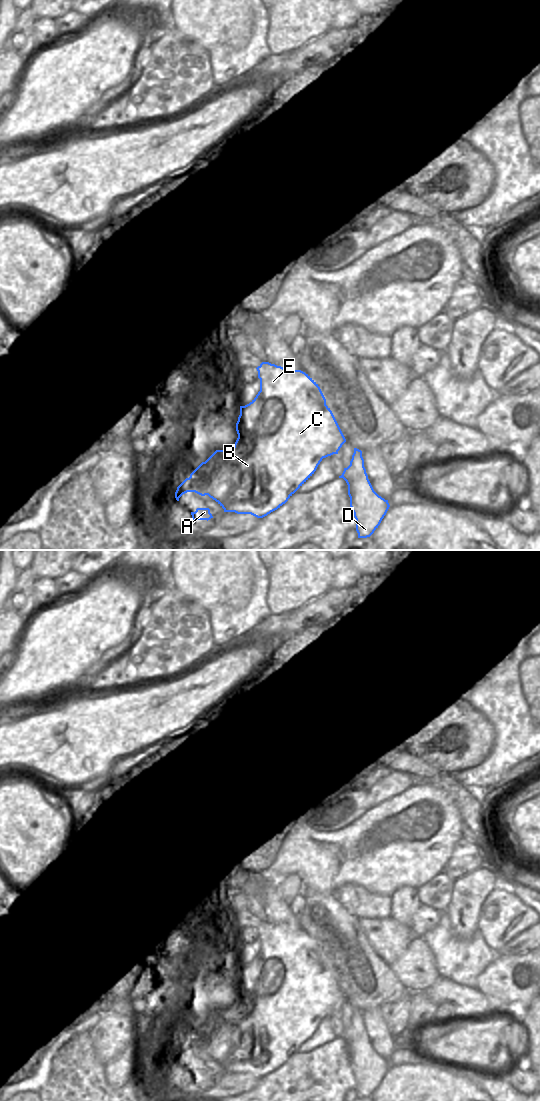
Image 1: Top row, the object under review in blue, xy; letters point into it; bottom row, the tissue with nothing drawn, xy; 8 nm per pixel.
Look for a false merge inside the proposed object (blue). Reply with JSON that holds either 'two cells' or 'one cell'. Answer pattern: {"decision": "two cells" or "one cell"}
{"decision": "one cell"}

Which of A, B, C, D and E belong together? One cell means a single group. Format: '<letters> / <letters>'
A B C D E

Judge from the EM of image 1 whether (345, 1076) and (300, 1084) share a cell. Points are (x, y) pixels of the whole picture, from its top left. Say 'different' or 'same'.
same

